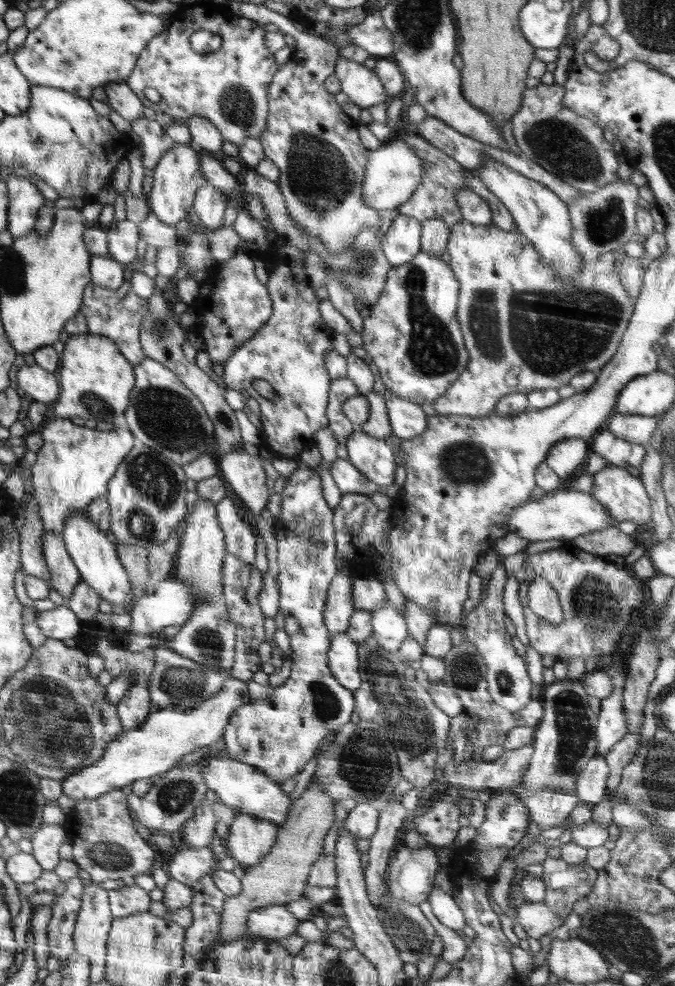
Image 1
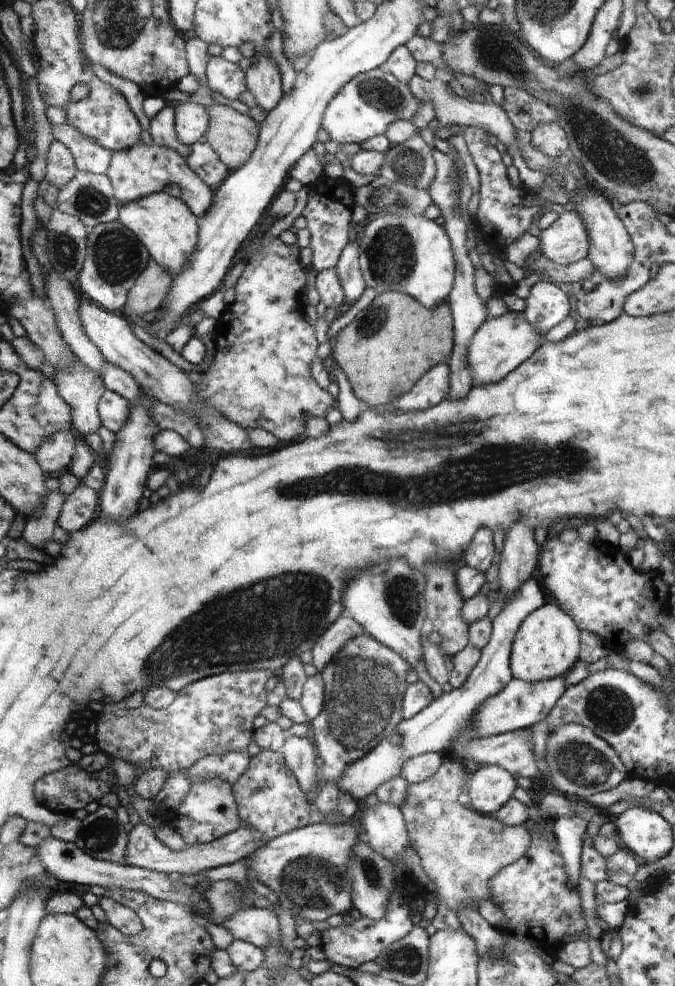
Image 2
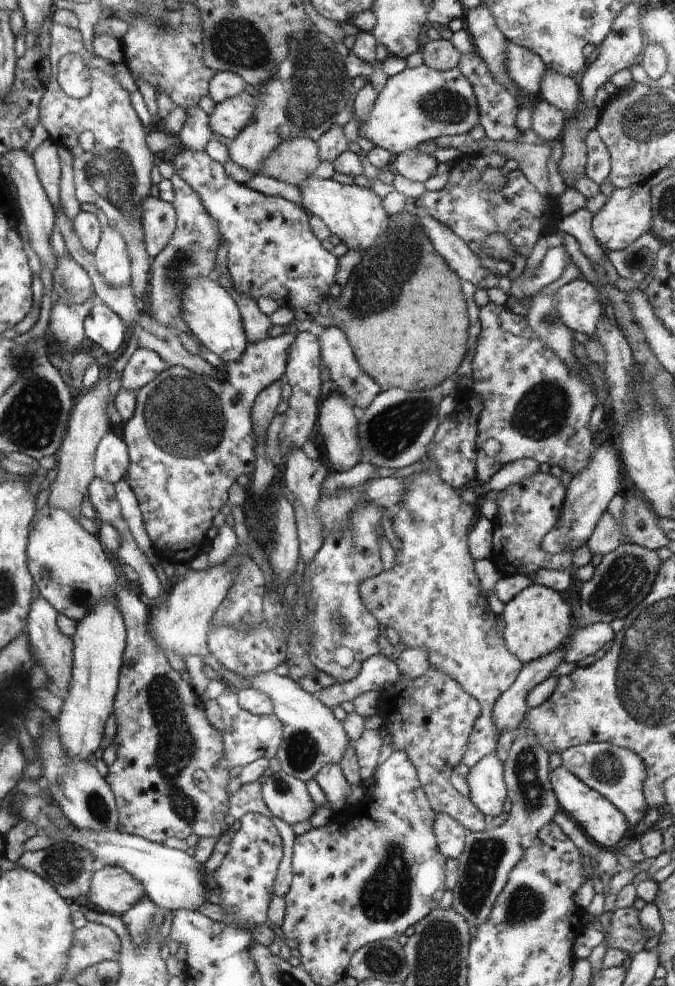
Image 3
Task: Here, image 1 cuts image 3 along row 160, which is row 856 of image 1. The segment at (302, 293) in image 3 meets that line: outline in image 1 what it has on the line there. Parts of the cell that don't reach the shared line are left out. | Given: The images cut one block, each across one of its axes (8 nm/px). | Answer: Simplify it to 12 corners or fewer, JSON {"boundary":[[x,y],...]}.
{"boundary":[[210,846],[184,848],[165,866],[190,886],[213,868]]}

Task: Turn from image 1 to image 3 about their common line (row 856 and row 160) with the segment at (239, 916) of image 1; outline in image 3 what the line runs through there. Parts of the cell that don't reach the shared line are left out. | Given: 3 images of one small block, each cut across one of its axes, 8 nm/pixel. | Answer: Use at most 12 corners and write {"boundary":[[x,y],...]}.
{"boundary":[[305,136],[283,140],[261,172],[301,185],[320,163]]}

